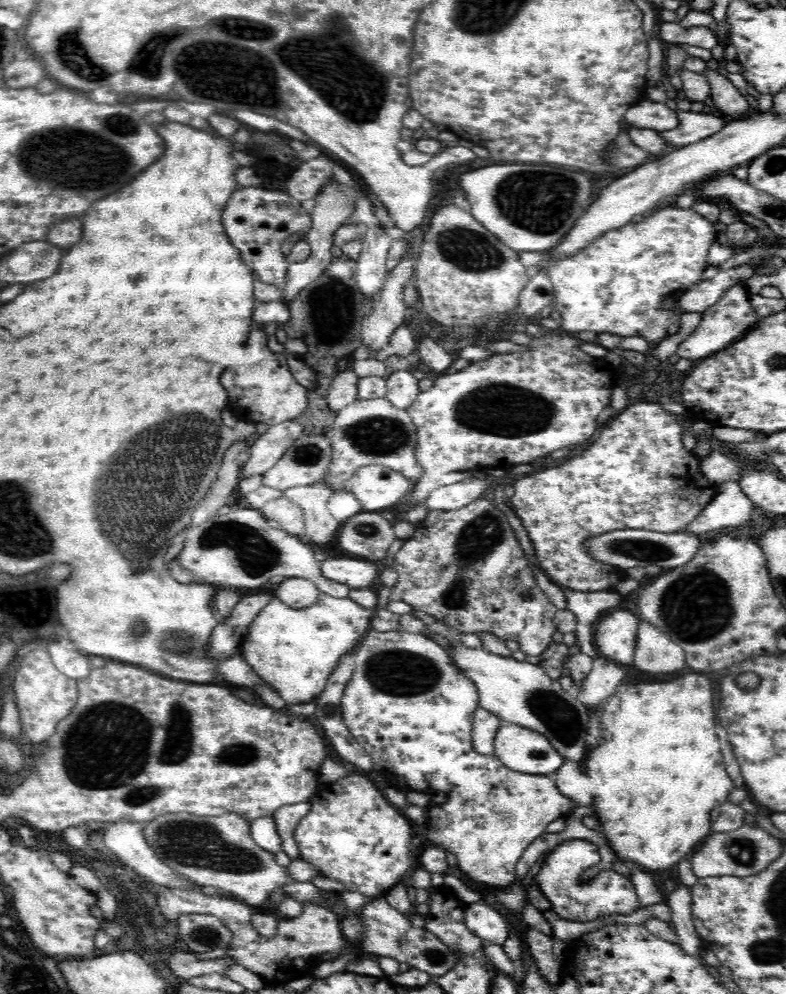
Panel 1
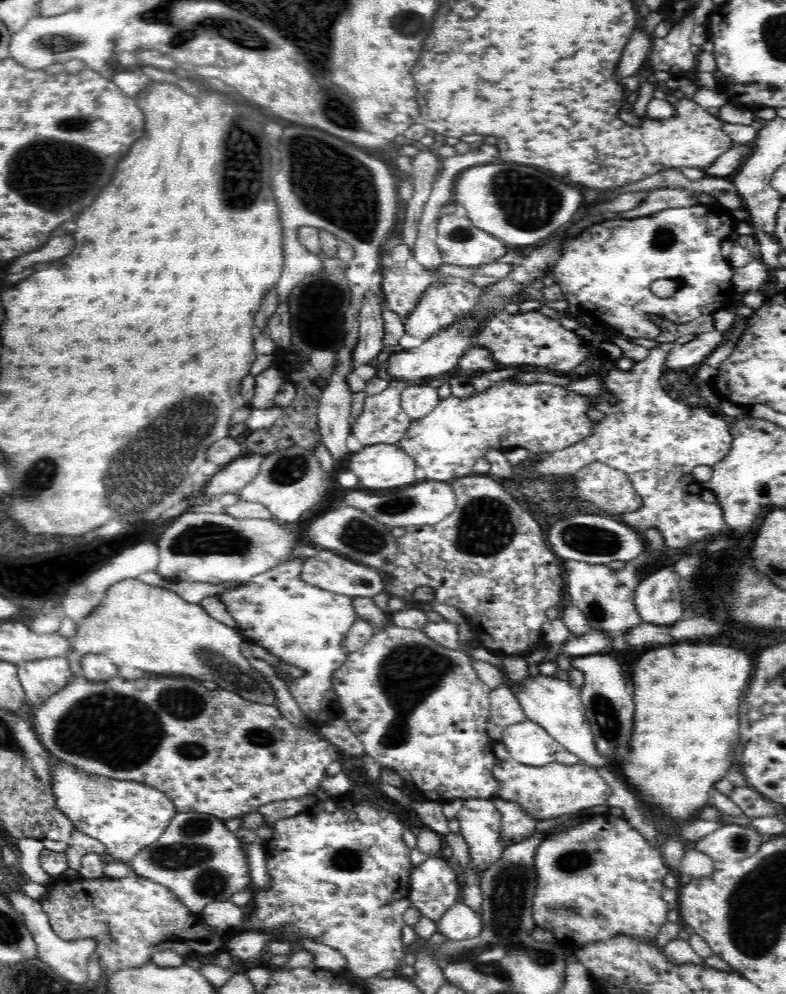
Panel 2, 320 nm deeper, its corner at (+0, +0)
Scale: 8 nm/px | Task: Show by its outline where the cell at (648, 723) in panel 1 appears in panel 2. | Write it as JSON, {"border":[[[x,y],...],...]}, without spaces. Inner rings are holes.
{"border":[[[678,642],[671,646],[658,646],[646,652],[634,668],[633,700],[634,736],[632,736],[632,756],[624,766],[624,776],[632,786],[636,786],[638,796],[660,808],[675,822],[694,820],[708,802],[712,780],[725,778],[732,768],[732,758],[736,754],[741,734],[738,720],[738,706],[742,692],[748,686],[755,664],[748,652],[741,648],[730,648],[722,644],[708,642]]]}

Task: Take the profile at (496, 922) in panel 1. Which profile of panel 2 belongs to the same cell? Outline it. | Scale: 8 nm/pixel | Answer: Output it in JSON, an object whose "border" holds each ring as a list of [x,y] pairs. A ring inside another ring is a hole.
{"border":[[[456,903],[446,910],[437,923],[437,931],[449,940],[466,940],[481,933],[488,919],[481,913],[475,912],[464,903]]]}

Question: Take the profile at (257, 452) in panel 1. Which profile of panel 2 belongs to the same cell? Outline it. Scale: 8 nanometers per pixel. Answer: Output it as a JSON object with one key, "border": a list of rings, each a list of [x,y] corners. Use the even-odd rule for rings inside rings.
{"border":[[[245,453],[234,462],[229,462],[209,478],[210,482],[204,490],[206,498],[212,499],[228,492],[238,493],[258,474],[264,457],[257,453]]]}

